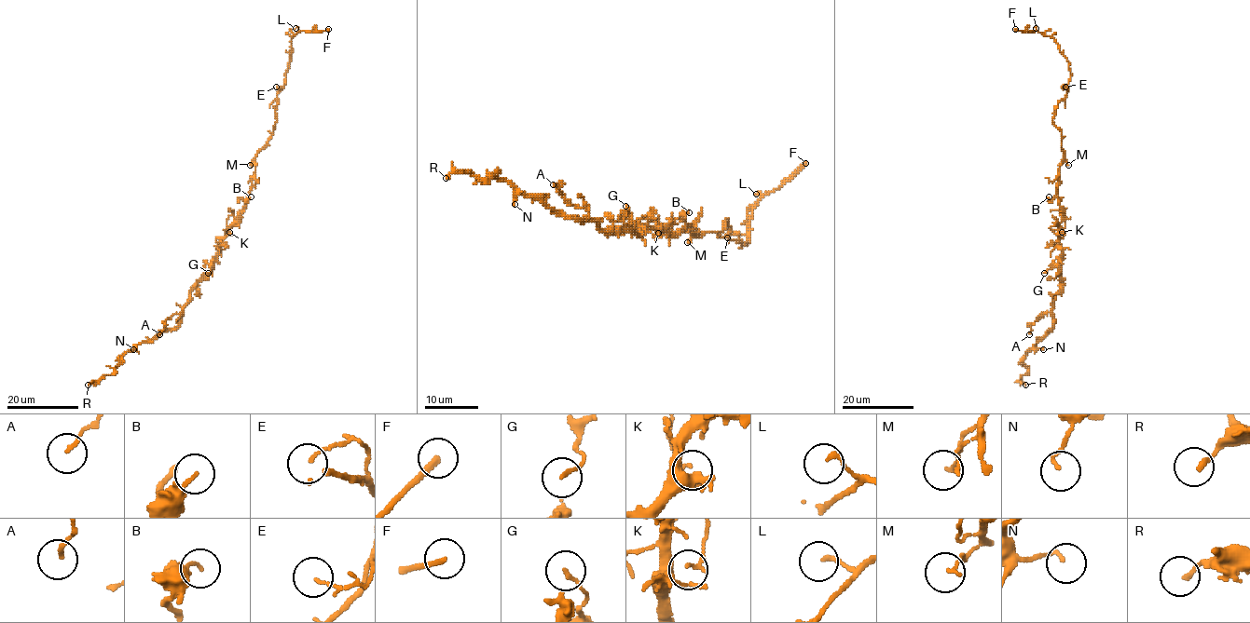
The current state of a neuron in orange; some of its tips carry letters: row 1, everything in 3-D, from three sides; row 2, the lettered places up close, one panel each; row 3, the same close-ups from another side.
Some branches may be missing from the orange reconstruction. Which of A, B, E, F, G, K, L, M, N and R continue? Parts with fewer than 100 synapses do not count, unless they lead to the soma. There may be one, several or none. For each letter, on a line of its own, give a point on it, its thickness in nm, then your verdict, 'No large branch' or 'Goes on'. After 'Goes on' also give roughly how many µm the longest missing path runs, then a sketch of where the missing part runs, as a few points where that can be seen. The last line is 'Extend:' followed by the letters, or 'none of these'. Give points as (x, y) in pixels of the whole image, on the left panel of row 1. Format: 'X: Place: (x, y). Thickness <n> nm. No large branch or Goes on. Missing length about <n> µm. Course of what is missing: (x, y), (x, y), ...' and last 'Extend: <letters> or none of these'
A: Place: (159, 334). Thickness 130 nm. No large branch
B: Place: (251, 196). Thickness 140 nm. No large branch
E: Place: (276, 87). Thickness 100 nm. No large branch
F: Place: (328, 29). Thickness 200 nm. Goes on. Missing length about 7 µm. Course of what is missing: (328, 29), (340, 22)
G: Place: (208, 273). Thickness 140 nm. No large branch
K: Place: (229, 232). Thickness 90 nm. No large branch
L: Place: (295, 28). Thickness 150 nm. No large branch
M: Place: (250, 165). Thickness 120 nm. No large branch
N: Place: (133, 349). Thickness 110 nm. No large branch
R: Place: (88, 385). Thickness 180 nm. No large branch
Extend: F

